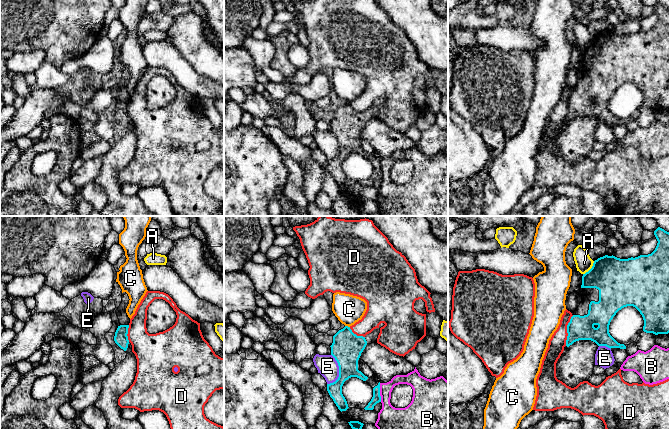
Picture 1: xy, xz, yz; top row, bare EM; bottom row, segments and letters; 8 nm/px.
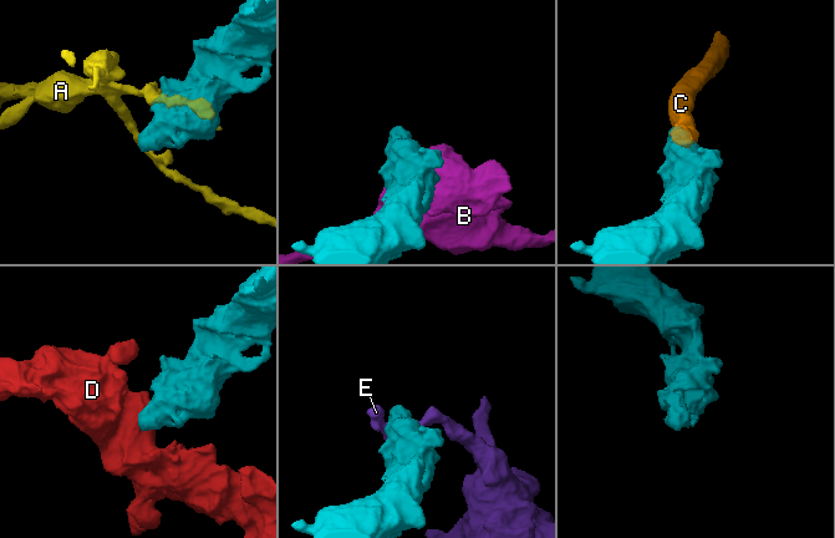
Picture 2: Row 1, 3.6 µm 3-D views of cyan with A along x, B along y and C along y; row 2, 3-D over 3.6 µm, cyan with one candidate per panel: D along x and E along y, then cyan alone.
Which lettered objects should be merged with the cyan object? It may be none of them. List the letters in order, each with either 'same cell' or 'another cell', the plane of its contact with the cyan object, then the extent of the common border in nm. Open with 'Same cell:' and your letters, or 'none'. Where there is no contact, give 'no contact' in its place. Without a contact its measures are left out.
Same cell: none
A: another cell; meets cyan in yz; contact 140 nm long
B: another cell; meets cyan in xz; contact 150 nm long
C: another cell; meets cyan in xz; contact 40 nm long
D: another cell; meets cyan in yz; contact 260 nm long
E: another cell; meets cyan in xz; contact 260 nm long

